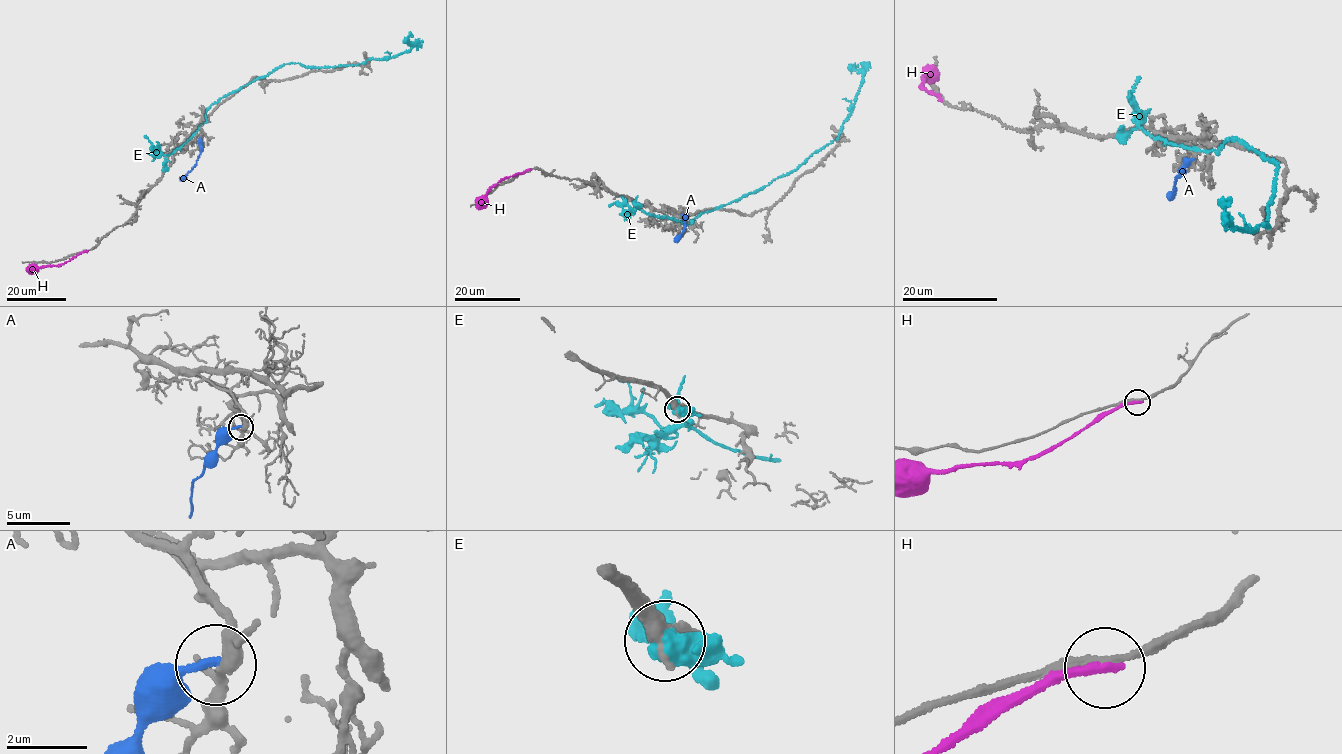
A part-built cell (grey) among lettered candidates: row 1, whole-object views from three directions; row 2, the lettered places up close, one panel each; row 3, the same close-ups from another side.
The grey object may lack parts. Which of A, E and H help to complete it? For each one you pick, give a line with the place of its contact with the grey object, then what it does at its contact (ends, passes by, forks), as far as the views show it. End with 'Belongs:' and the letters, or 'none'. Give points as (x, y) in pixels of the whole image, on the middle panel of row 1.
Belongs: none

